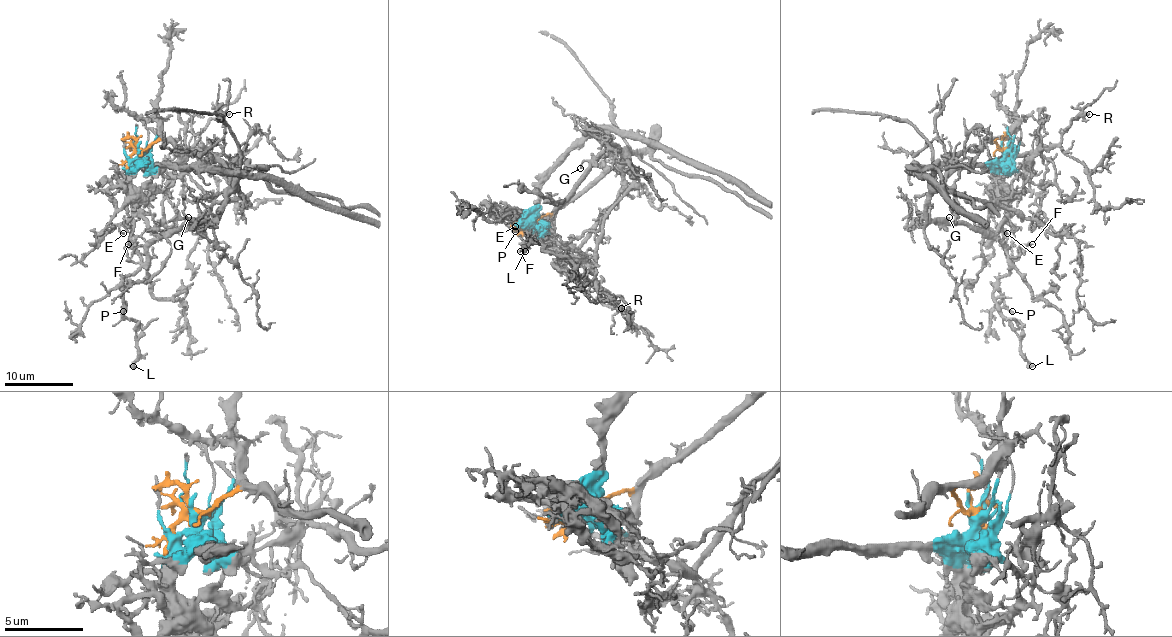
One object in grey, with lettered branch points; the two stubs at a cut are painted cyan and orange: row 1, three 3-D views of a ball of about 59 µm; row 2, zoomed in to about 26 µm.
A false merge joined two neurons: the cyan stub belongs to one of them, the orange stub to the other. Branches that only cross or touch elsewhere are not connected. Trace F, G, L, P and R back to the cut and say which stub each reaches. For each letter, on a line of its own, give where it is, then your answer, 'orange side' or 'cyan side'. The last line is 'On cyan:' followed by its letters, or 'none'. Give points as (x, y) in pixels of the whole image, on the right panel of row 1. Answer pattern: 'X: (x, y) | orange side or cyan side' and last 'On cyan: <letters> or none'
F: (1032, 244) | orange side
G: (949, 217) | orange side
L: (1032, 366) | orange side
P: (1012, 311) | orange side
R: (1089, 114) | orange side
On cyan: none

